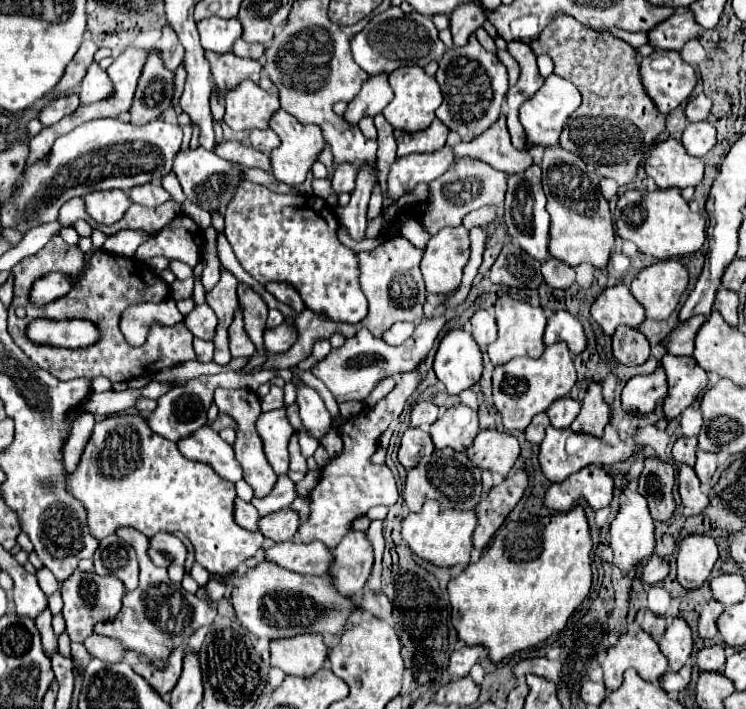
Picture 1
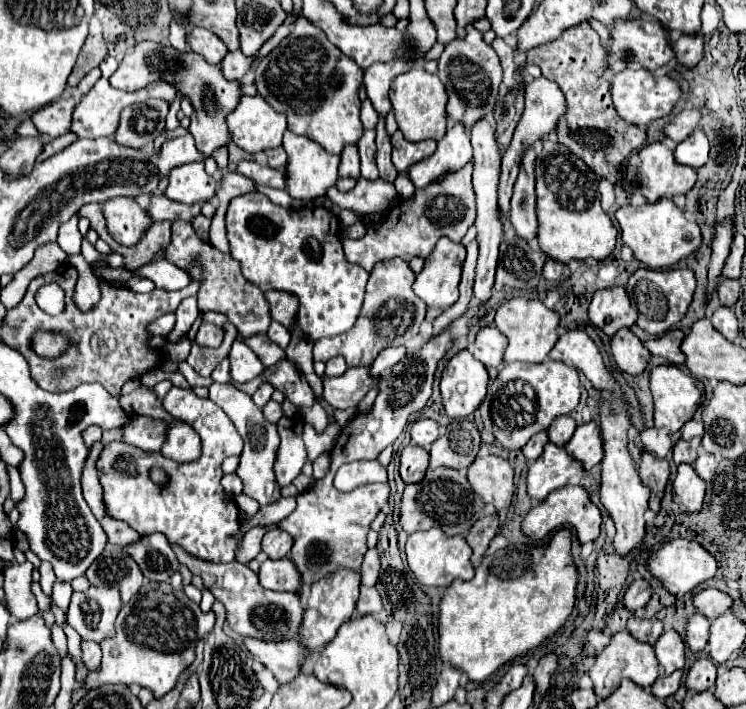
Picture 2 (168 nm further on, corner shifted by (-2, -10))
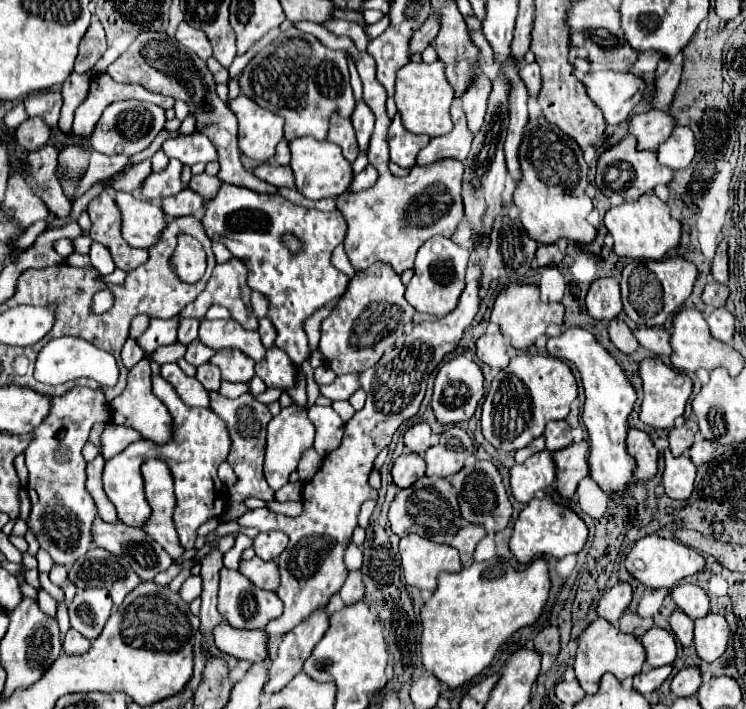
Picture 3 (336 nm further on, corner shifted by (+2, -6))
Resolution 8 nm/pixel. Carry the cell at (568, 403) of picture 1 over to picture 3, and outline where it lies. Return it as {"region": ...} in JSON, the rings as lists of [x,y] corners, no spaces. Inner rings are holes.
{"region":[[[557,420],[557,422],[549,422],[545,426],[545,438],[547,438],[547,448],[551,452],[555,450],[561,450],[565,446],[569,446],[573,442],[573,436],[571,436],[571,426],[565,422],[565,420]]]}

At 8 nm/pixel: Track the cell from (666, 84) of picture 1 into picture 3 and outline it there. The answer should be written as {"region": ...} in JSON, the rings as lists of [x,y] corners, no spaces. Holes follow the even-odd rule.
{"region":[[[603,68],[585,74],[583,80],[589,98],[603,110],[607,124],[625,122],[645,96],[645,80],[631,72]]]}

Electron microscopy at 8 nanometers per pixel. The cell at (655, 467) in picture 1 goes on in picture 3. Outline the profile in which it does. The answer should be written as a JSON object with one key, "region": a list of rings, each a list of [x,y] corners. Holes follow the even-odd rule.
{"region":[[[629,428],[627,450],[637,460],[637,480],[639,482],[651,480],[659,468],[659,452],[653,446],[651,438],[641,430]]]}

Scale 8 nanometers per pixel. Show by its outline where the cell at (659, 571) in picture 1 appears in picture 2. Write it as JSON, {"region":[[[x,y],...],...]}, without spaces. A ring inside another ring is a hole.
{"region":[[[639,578],[639,580],[635,580],[635,582],[627,588],[627,592],[625,592],[625,596],[623,596],[623,606],[625,606],[627,610],[635,612],[635,610],[643,608],[643,606],[649,602],[649,598],[651,598],[651,586],[647,584],[647,580]]]}

